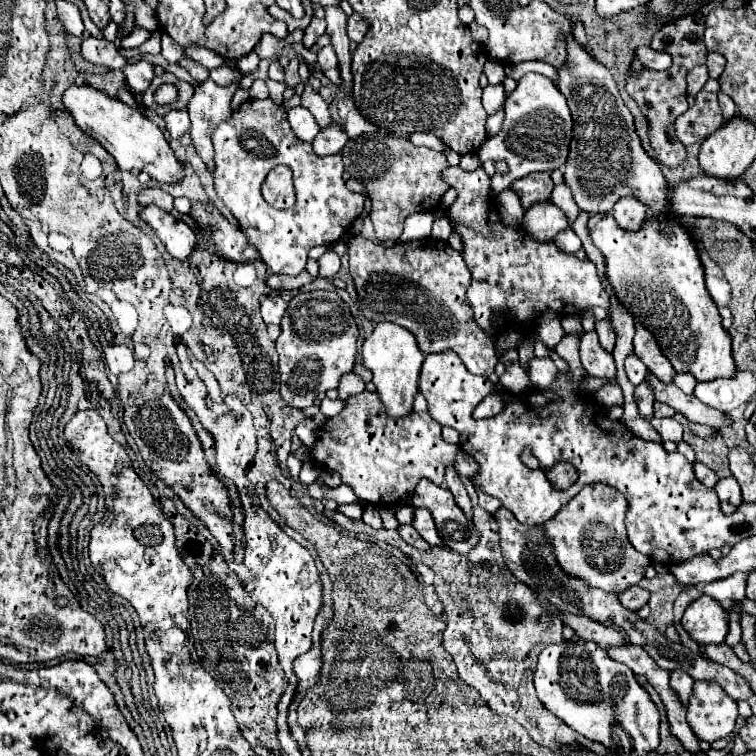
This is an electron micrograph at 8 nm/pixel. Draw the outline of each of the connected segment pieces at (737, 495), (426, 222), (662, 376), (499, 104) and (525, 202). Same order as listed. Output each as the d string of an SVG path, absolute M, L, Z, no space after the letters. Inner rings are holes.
M735 477L719 479L713 489L715 489L715 493L717 493L717 497L719 497L721 501L727 501L727 503L737 505L737 507L741 505L741 489L739 489Z
M443 207L436 214L432 211L411 214L403 223L400 241L409 242L430 237L432 224L440 216L447 216L446 207Z
M637 325L637 333L633 339L633 353L647 365L647 369L661 381L661 383L673 383L673 367L669 361L665 361L665 355L661 353L657 341L653 341L653 335L647 329L641 329Z
M487 85L483 89L483 107L489 115L495 115L499 109L503 109L507 95L505 95L505 87L503 85Z
M529 173L529 177L521 177L521 181L513 183L513 191L519 195L523 209L529 209L533 201L549 199L553 189L553 181L549 173Z

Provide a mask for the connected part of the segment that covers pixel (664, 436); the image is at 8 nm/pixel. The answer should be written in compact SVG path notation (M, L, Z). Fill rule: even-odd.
M653 419L651 421L653 429L661 435L661 441L673 441L673 443L679 443L681 437L683 437L683 425L675 419Z

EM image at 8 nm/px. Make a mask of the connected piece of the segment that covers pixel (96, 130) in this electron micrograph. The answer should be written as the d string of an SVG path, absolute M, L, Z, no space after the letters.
M89 85L69 87L63 93L63 105L75 119L77 127L89 137L93 137L107 153L115 157L119 169L145 171L151 175L151 179L165 183L181 179L181 163L175 159L161 129L155 123L151 123L145 115L141 115L137 107L129 107L119 99L113 99L107 93L97 91Z

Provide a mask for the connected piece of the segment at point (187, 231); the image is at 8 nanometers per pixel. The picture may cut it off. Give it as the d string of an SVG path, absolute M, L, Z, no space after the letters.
M147 205L141 209L141 219L153 227L157 237L163 241L165 249L171 253L171 257L183 261L195 249L195 231L171 213L161 211L155 205Z

